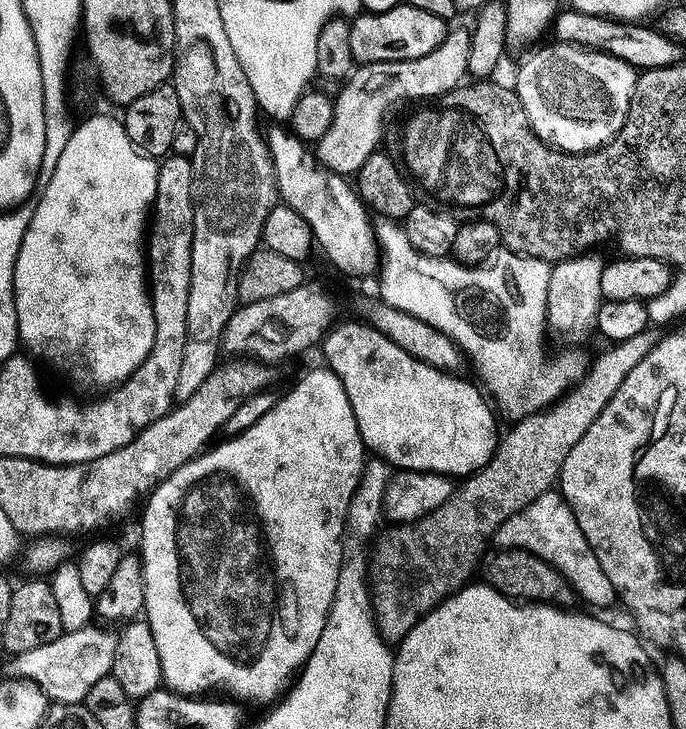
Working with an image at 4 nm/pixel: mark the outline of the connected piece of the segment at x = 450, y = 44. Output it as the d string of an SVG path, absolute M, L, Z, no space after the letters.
M469 29L449 31L442 46L438 46L431 54L426 54L423 58L407 59L405 62L370 63L359 65L348 80L341 87L342 92L335 97L335 120L330 126L330 130L316 144L316 157L318 162L327 170L339 174L342 177L357 175L362 166L372 157L373 153L381 149L381 142L386 134L385 126L394 121L406 104L430 100L432 98L441 99L451 95L458 84L467 79L470 46L472 45L472 33Z

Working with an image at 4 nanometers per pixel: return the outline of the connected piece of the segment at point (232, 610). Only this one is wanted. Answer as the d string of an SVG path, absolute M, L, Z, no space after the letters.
M321 366L317 372L310 373L256 426L246 430L240 436L225 439L223 442L225 444L217 443L211 450L205 451L189 464L178 469L152 493L147 501L148 510L144 514L144 537L140 540L141 546L144 547L144 552L142 551L144 585L146 586L144 612L146 622L152 627L154 642L158 642L158 658L162 658L164 684L171 691L181 696L200 698L205 694L212 694L208 692L214 691L215 688L225 688L226 691L233 692L237 697L232 696L245 705L272 706L289 691L290 682L295 681L303 672L304 665L308 663L308 659L314 654L322 638L322 630L326 630L328 625L328 615L338 590L338 578L346 559L346 533L350 506L364 480L366 449L362 434L358 430L358 422L354 418L354 410L350 406L350 398L342 382L324 366Z

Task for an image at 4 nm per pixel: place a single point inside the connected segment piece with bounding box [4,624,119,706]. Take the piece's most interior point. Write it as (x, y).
(66, 670)

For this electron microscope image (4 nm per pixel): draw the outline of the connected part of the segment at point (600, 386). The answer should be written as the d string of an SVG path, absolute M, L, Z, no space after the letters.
M649 330L638 334L638 338L630 338L630 342L609 347L609 352L600 357L593 368L591 365L587 369L584 379L567 394L559 397L555 404L545 408L543 412L533 412L514 423L516 425L509 430L508 437L505 440L503 437L497 443L492 461L476 475L467 477L463 481L464 488L463 484L457 487L446 506L434 510L434 514L422 518L417 524L393 527L393 532L385 531L379 537L375 545L376 556L374 552L370 560L370 587L372 606L376 610L376 625L380 627L380 634L389 645L399 646L408 637L410 630L418 626L418 622L422 622L434 609L473 583L475 576L472 575L475 572L477 575L489 551L488 543L491 545L495 541L499 530L510 518L514 518L520 511L538 501L538 498L557 487L562 466L570 450L574 450L574 446L578 446L578 442L586 438L586 430L594 426L594 422L600 417L602 410L606 410L622 382L626 382L632 371L660 345L661 339L661 333Z

